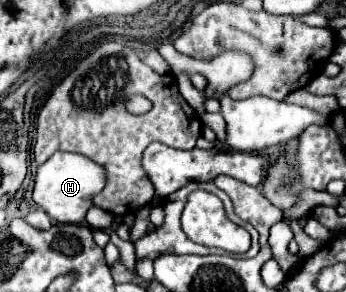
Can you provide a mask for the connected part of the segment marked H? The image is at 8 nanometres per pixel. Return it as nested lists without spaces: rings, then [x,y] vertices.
[[[58,151],[38,167],[34,177],[32,199],[56,223],[84,223],[84,215],[92,207],[92,197],[100,193],[102,187],[104,187],[104,169],[100,165],[92,163],[84,155]]]

